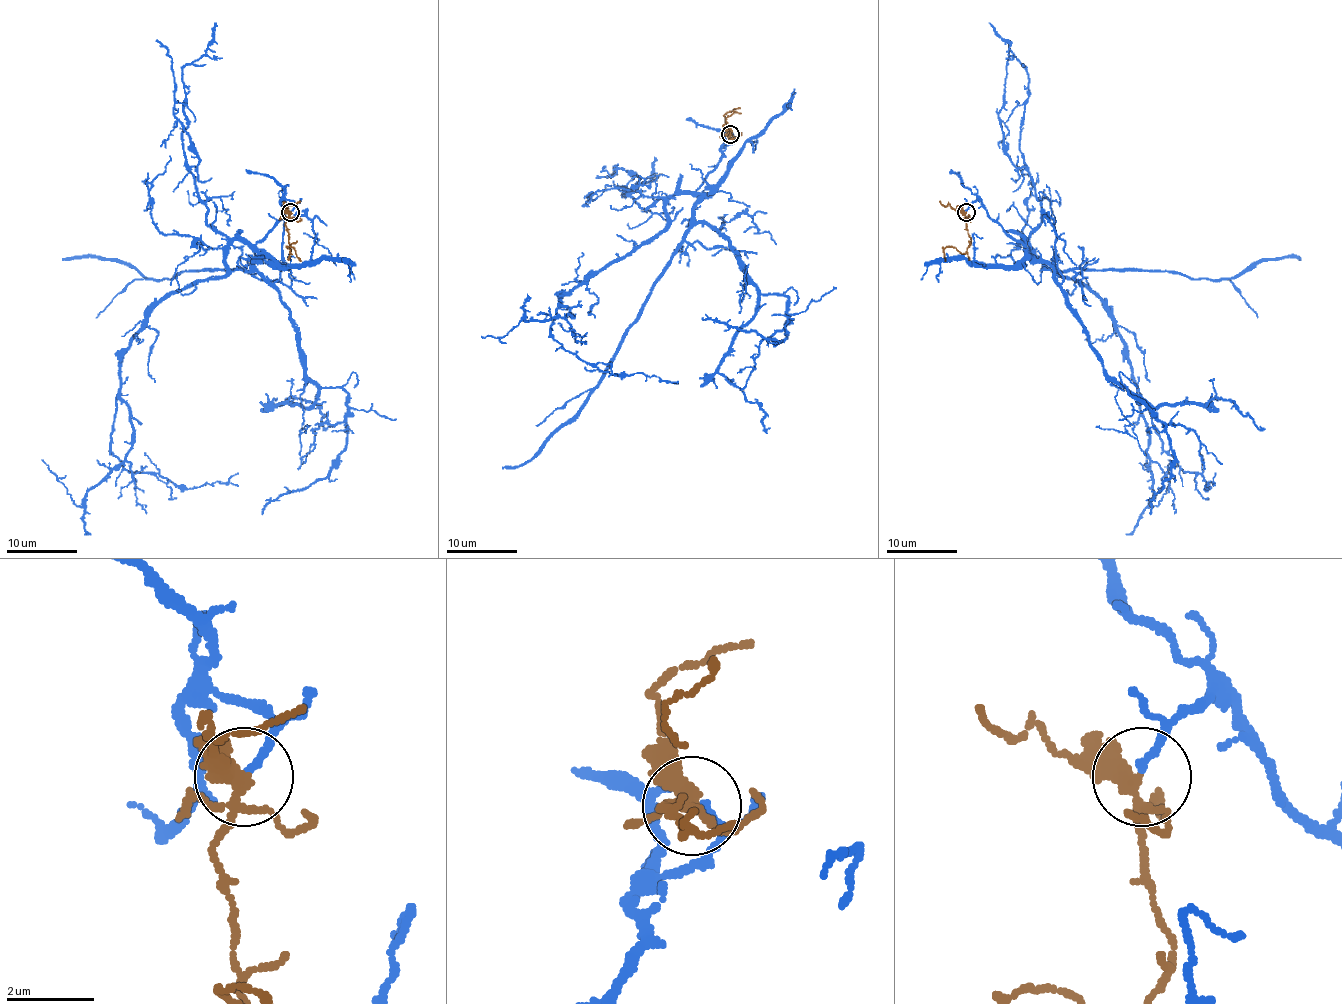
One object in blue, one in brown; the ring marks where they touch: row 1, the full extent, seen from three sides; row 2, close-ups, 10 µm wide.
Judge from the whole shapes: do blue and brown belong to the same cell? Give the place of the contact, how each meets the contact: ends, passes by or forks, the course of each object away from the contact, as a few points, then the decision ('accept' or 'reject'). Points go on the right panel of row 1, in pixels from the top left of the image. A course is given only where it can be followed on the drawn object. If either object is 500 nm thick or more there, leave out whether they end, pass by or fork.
at (966, 212); blue ends there; brown forks there; blue runs (965, 212), (978, 199), (1034, 256), (1092, 291), (1124, 343), (1161, 447), (1205, 487), (1216, 473); brown runs (965, 212), (971, 238), (969, 247), (964, 252), (955, 247), (946, 247), (946, 261); accept

